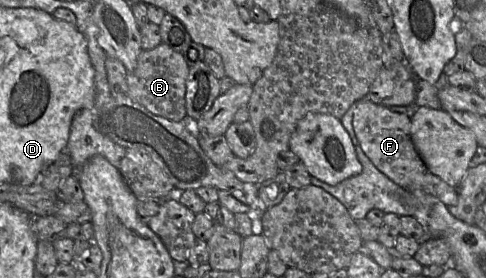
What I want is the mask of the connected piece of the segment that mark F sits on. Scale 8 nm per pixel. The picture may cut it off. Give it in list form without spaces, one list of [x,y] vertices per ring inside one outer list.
[[[364,97],[354,111],[352,126],[362,151],[375,167],[395,184],[406,191],[421,189],[439,198],[446,206],[457,204],[458,188],[450,186],[431,173],[415,148],[410,135],[409,116]]]

